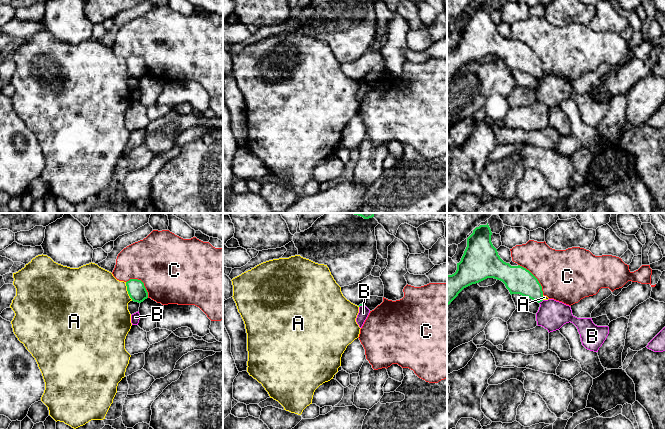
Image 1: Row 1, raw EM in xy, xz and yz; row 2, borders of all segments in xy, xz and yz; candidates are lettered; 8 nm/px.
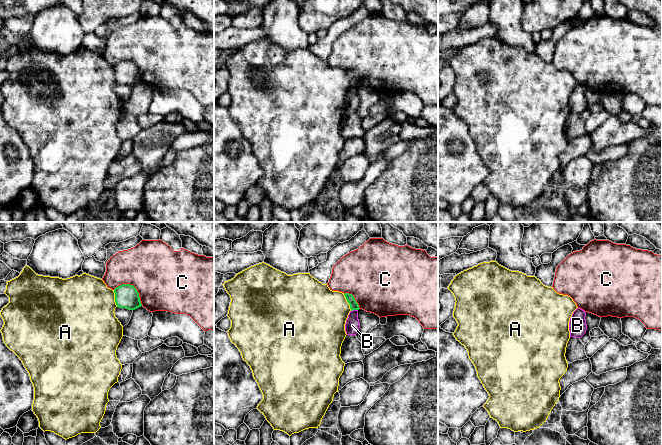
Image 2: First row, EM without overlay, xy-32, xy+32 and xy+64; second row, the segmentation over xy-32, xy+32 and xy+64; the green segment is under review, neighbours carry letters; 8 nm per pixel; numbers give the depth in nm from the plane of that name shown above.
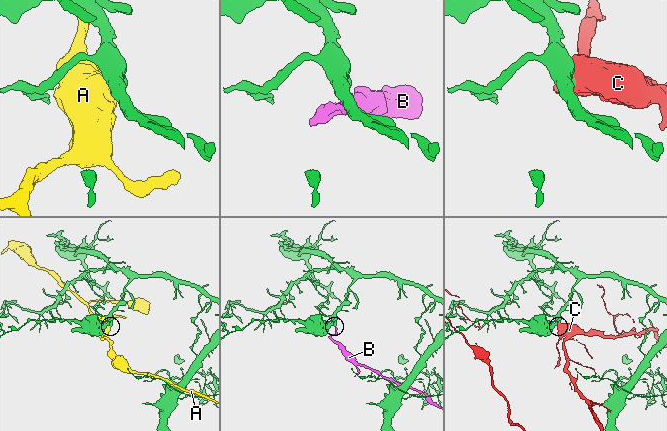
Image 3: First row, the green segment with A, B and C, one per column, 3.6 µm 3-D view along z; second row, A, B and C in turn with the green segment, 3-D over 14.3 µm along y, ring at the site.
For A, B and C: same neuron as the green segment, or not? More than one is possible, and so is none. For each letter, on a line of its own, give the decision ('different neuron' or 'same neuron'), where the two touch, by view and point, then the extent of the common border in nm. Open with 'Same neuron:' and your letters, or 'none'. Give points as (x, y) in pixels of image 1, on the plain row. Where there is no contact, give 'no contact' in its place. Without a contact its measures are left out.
Same neuron: none
A: different neuron; contact xy (127, 66); length 160 nm
B: different neuron; contact yz (541, 77); length 50 nm
C: different neuron; contact yz (535, 53); length 320 nm

